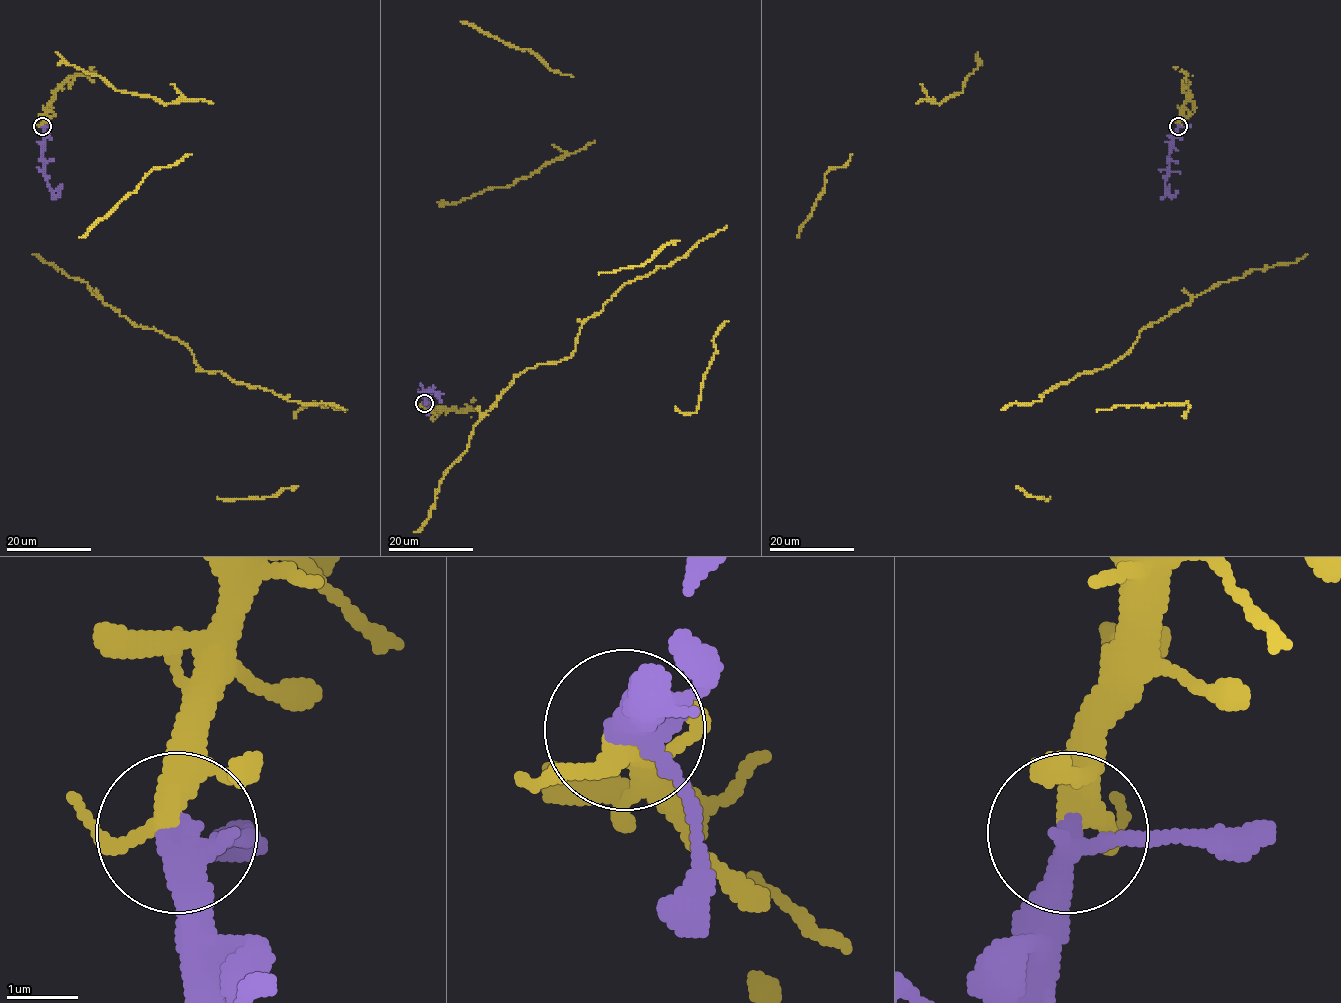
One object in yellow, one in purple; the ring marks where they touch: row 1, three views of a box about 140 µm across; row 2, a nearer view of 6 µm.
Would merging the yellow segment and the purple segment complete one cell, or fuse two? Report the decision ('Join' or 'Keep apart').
Join

